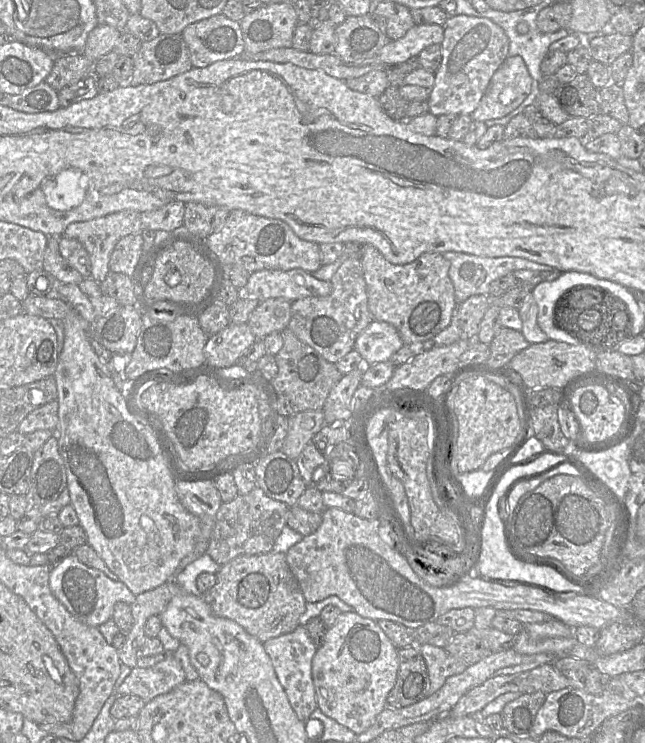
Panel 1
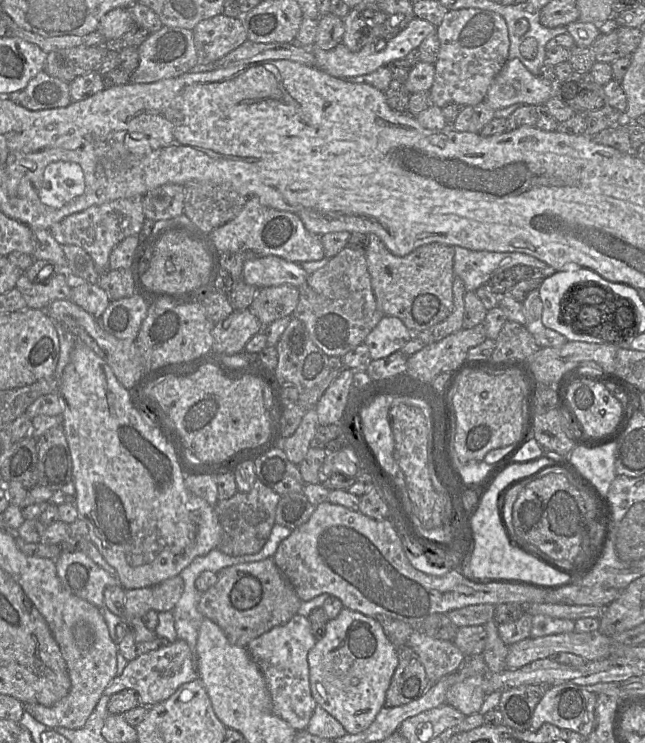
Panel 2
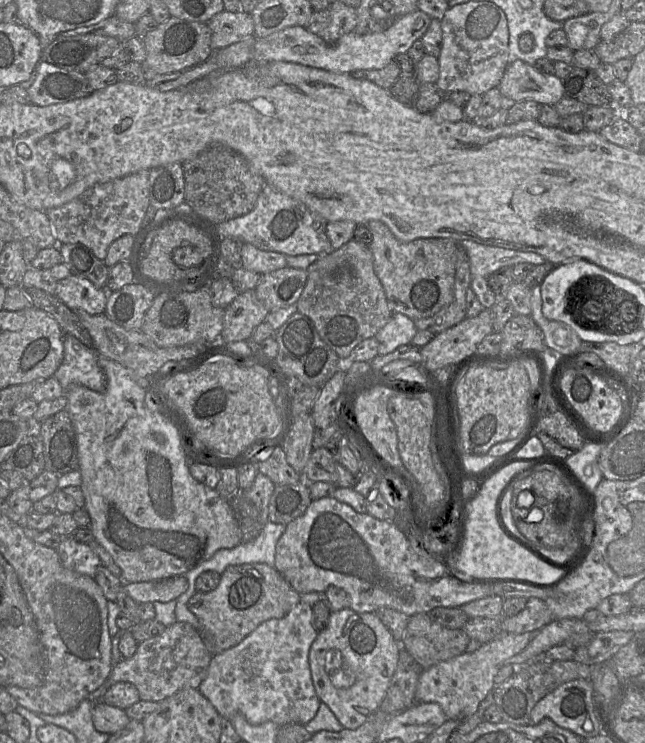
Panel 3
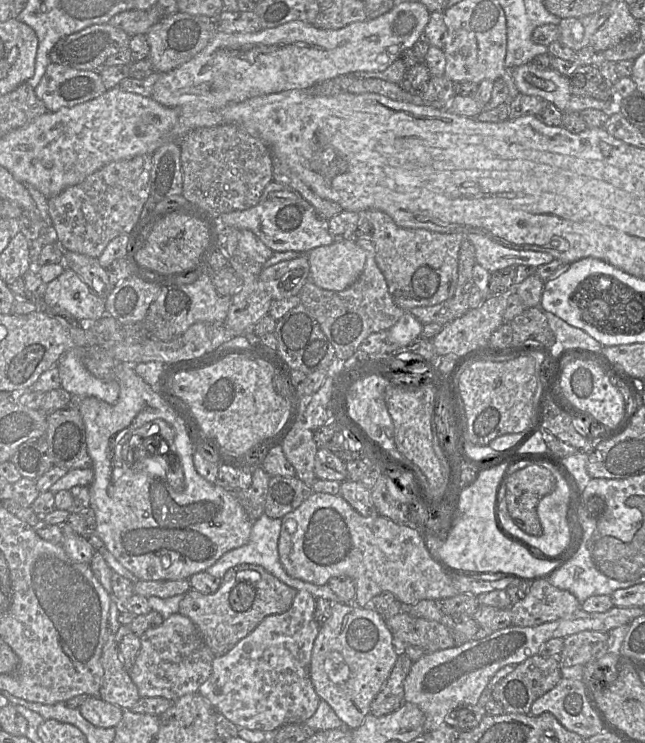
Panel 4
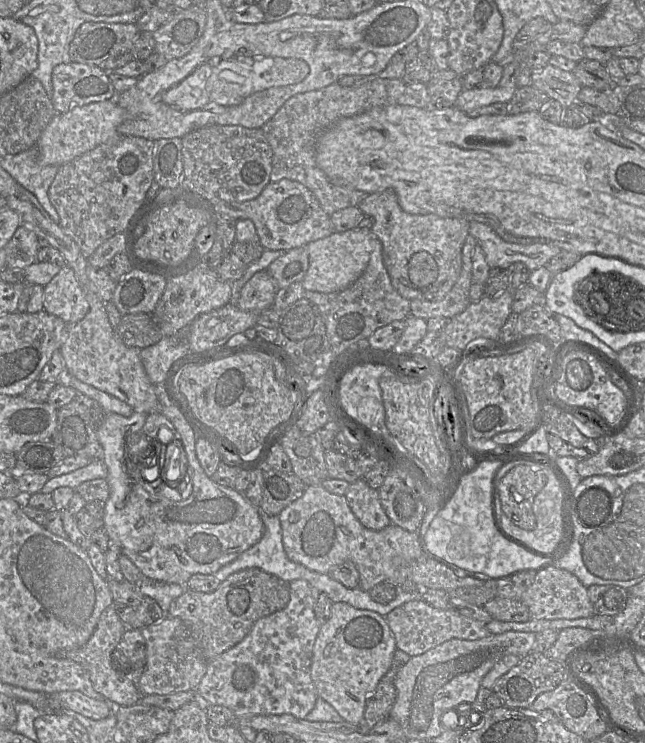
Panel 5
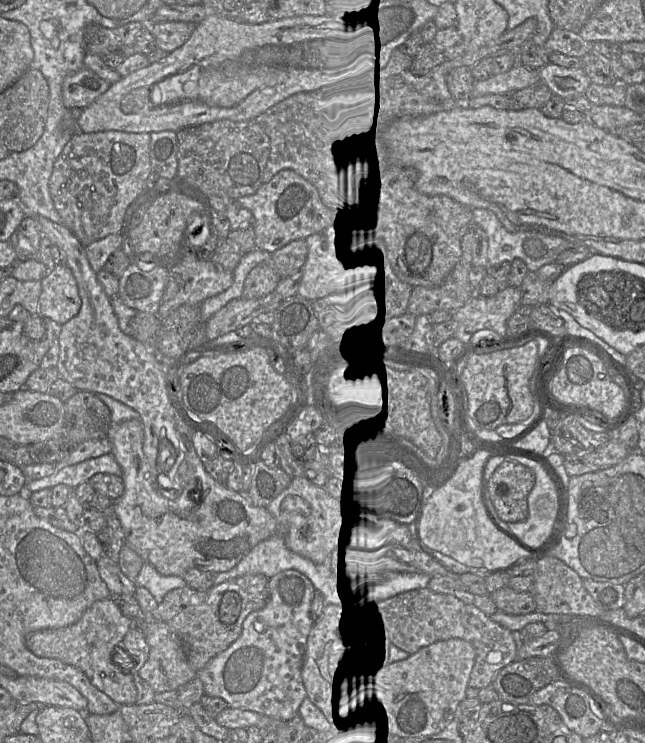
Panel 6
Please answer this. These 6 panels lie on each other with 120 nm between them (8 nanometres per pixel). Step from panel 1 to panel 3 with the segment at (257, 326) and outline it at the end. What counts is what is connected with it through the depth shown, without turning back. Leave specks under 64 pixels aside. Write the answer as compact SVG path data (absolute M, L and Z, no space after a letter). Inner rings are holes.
M286 266L261 275L255 288L268 312L296 304L307 281L307 271Z

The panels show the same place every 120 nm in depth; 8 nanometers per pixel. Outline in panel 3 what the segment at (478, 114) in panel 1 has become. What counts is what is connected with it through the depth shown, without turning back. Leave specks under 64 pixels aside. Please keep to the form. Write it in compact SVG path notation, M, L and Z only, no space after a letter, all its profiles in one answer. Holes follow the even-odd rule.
M521 60L509 63L498 85L504 98L515 102L533 100L554 106L564 96L562 80L554 74L542 74Z

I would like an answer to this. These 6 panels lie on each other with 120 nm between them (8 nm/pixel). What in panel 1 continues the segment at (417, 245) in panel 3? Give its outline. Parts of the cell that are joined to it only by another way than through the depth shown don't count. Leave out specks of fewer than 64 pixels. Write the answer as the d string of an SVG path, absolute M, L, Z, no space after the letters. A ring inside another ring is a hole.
M372 245L361 259L366 282L368 308L374 320L393 325L403 344L418 347L434 338L451 322L457 307L449 277L450 262L439 252L427 252L408 264L392 264Z

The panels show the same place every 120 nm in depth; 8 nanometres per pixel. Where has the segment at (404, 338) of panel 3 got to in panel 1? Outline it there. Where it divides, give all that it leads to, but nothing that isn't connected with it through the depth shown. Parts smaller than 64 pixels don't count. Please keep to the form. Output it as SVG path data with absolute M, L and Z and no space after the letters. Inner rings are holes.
M373 320L356 338L354 348L362 357L363 365L389 361L403 346L396 328L384 321Z

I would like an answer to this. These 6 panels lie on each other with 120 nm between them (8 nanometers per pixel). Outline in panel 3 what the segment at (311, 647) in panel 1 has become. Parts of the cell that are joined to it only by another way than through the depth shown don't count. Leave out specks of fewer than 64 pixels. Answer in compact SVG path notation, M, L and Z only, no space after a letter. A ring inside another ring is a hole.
M299 602L283 618L263 622L238 645L213 655L207 674L198 687L200 693L210 701L221 717L229 720L235 714L242 714L252 725L266 721L279 726L306 725L317 714L321 702L315 692L309 665L310 647L318 635L312 617L312 607Z

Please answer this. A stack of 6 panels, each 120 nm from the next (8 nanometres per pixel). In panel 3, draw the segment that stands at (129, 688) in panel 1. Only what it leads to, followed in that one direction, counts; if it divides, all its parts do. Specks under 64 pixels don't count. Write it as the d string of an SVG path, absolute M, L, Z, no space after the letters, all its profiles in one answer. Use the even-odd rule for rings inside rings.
M176 621L161 634L140 642L131 658L113 665L108 678L87 699L101 701L113 684L130 682L137 688L140 700L161 702L184 688L197 689L207 674L212 656L195 627L187 622Z

